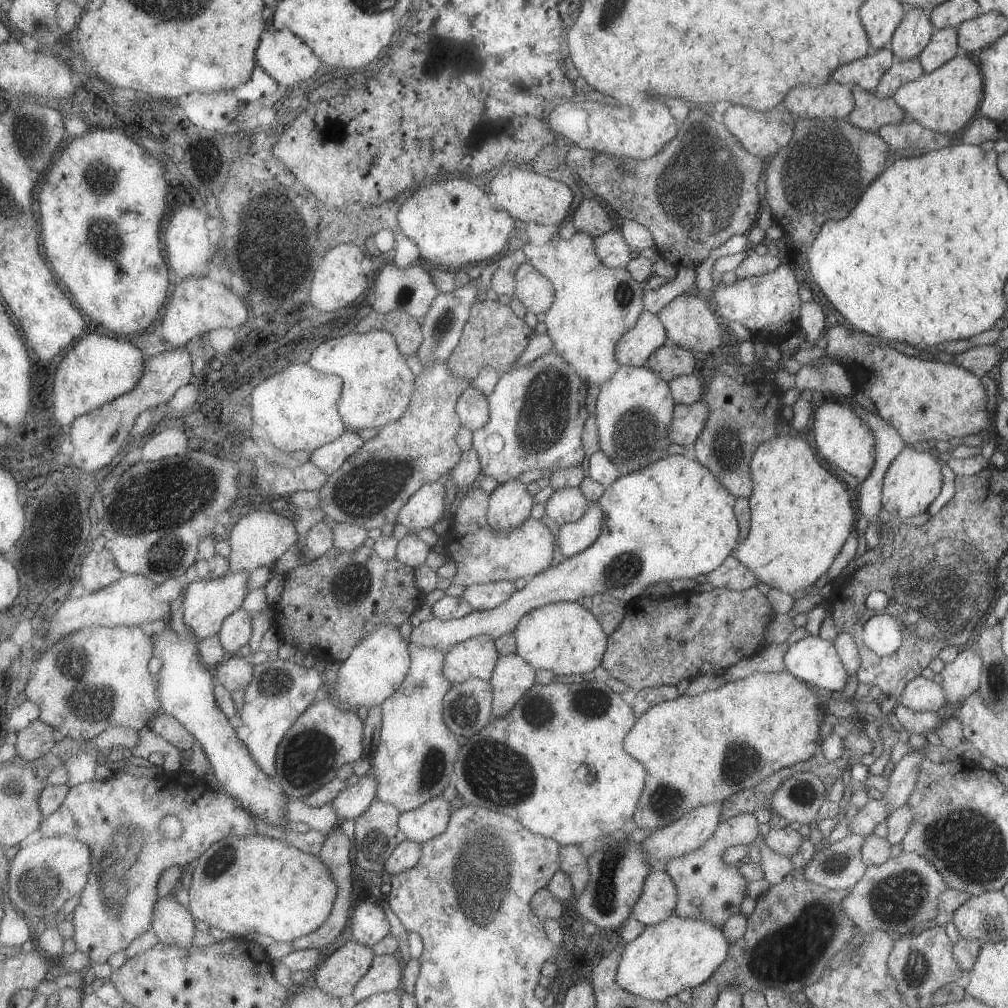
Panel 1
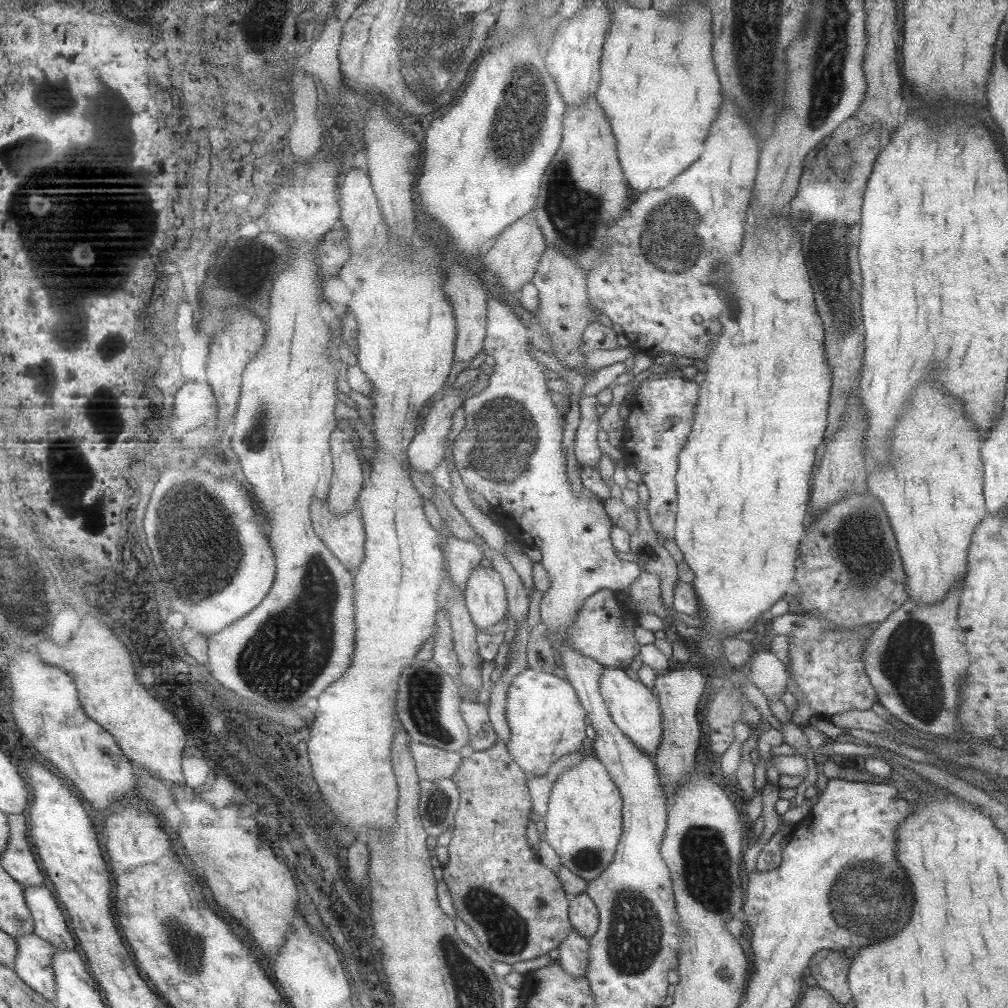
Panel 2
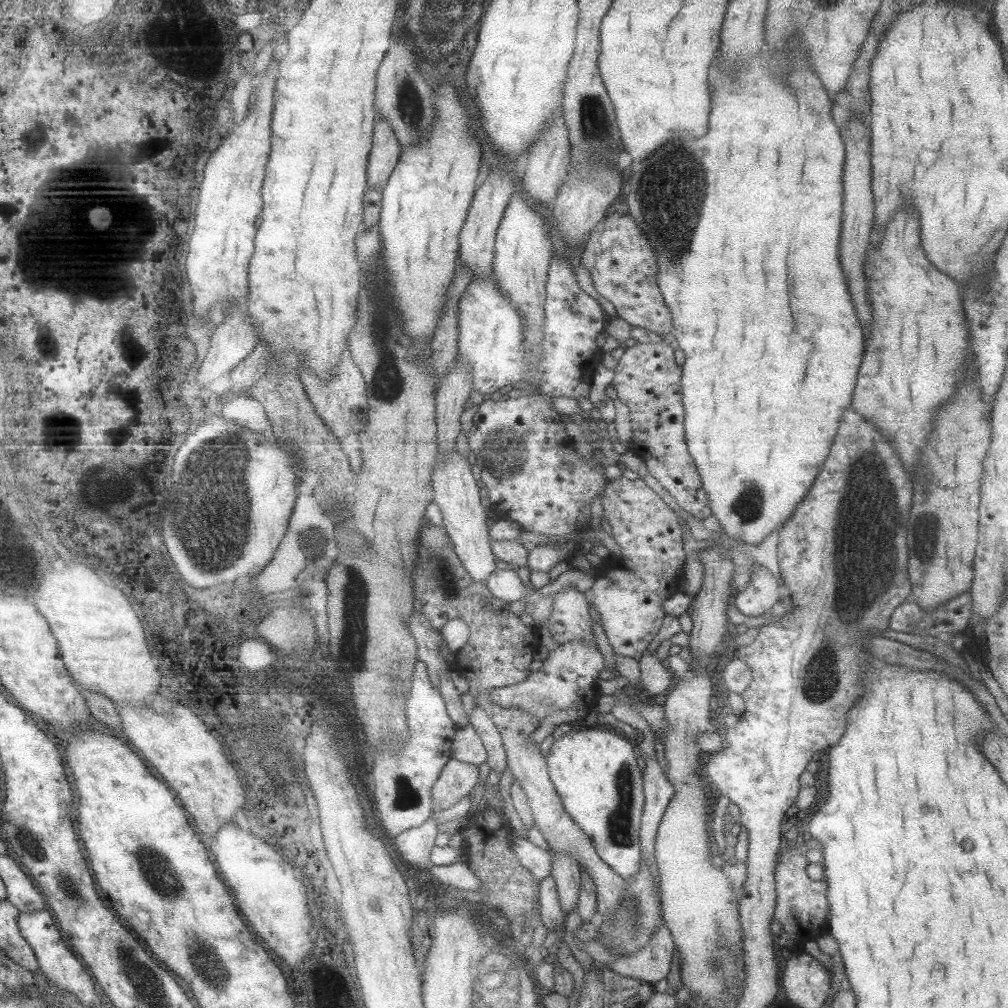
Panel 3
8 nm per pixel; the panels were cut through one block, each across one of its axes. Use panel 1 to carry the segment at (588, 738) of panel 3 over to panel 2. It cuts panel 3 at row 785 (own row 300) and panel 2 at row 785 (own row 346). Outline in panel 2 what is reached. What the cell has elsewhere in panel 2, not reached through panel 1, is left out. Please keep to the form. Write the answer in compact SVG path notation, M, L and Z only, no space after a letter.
M589 751L579 766L567 769L557 779L549 802L549 812L543 820L546 825L544 839L556 851L562 865L581 878L591 881L608 868L616 854L616 846L623 836L623 808L619 788L605 767Z

